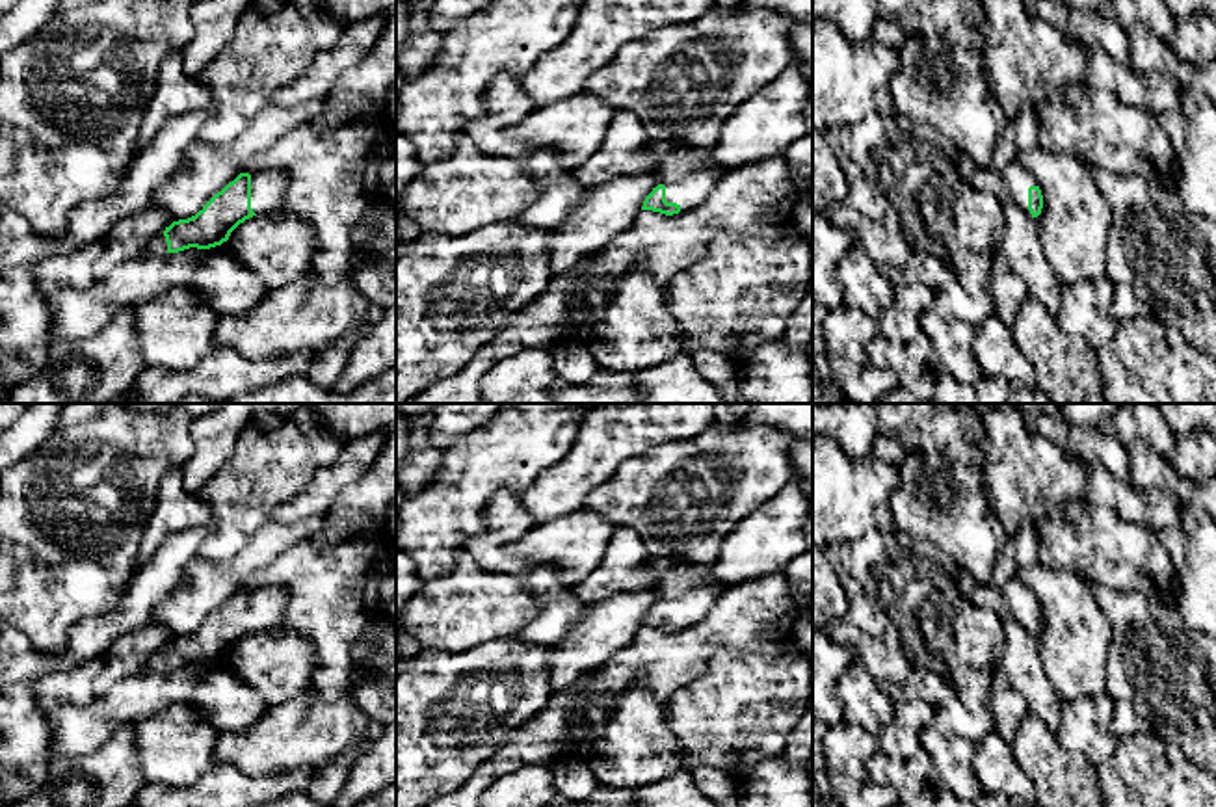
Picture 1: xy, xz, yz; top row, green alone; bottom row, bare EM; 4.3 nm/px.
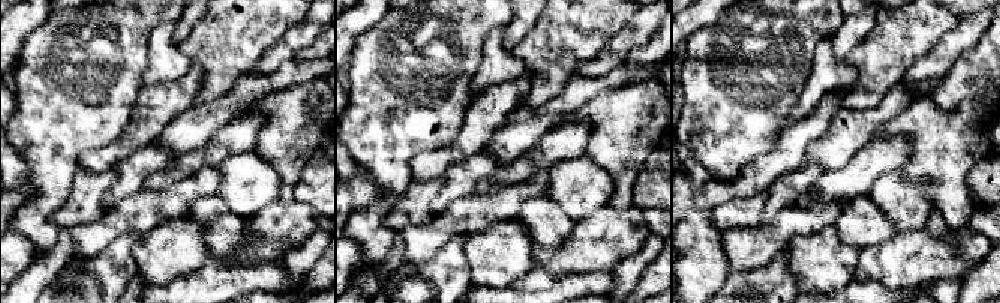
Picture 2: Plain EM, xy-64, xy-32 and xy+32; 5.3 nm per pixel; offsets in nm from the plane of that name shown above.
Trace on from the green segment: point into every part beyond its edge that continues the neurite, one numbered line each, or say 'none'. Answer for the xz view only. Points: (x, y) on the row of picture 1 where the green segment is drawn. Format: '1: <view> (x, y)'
1: xz (688, 175)

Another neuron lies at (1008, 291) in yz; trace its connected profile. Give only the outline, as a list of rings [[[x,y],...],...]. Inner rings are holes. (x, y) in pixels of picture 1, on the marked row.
[[[995,255],[991,262],[989,290],[993,296],[993,307],[998,320],[1010,329],[1017,320],[1021,303],[1030,296],[1026,283],[1011,271],[1004,257]]]

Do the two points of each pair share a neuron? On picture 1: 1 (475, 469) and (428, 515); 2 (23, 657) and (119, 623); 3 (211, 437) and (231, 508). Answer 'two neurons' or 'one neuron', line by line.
1: one neuron
2: one neuron
3: two neurons

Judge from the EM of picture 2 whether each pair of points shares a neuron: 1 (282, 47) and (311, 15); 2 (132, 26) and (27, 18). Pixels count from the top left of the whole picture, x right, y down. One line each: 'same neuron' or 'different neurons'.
1: same neuron
2: different neurons

